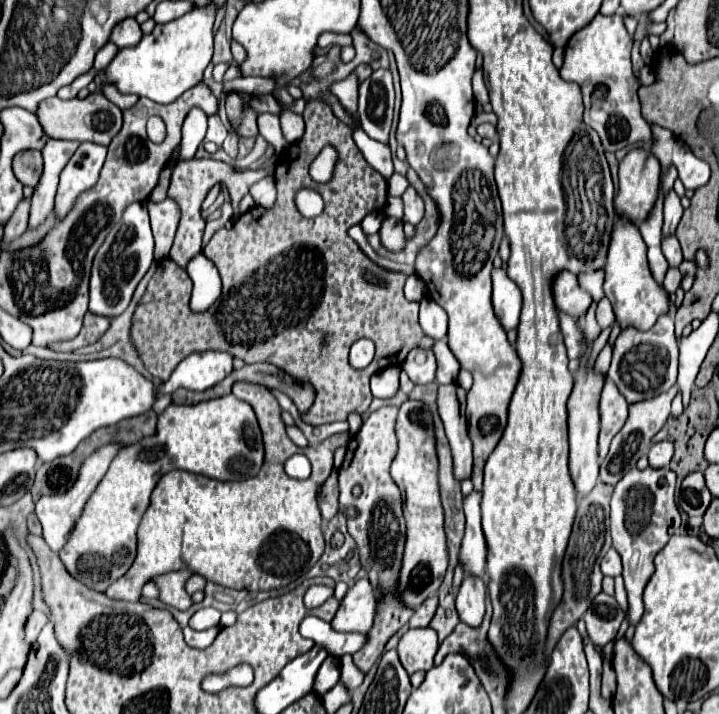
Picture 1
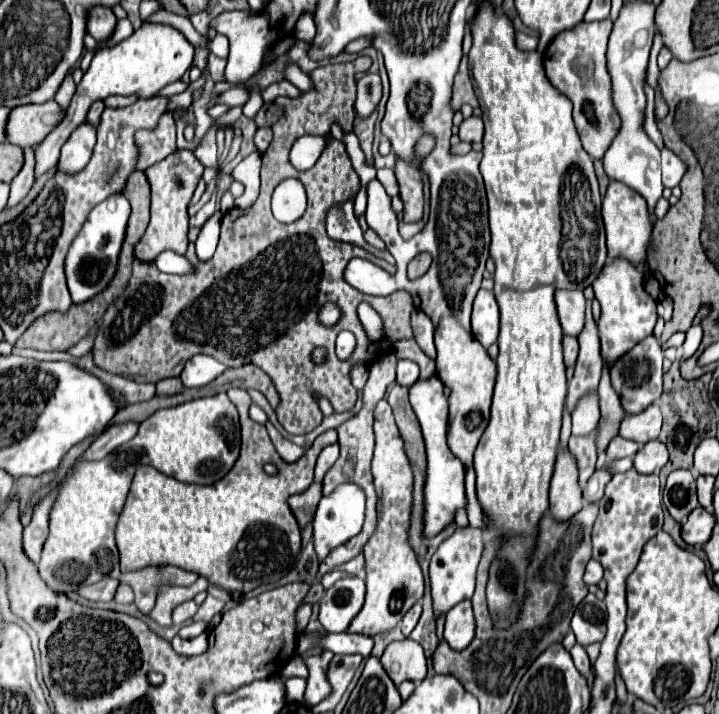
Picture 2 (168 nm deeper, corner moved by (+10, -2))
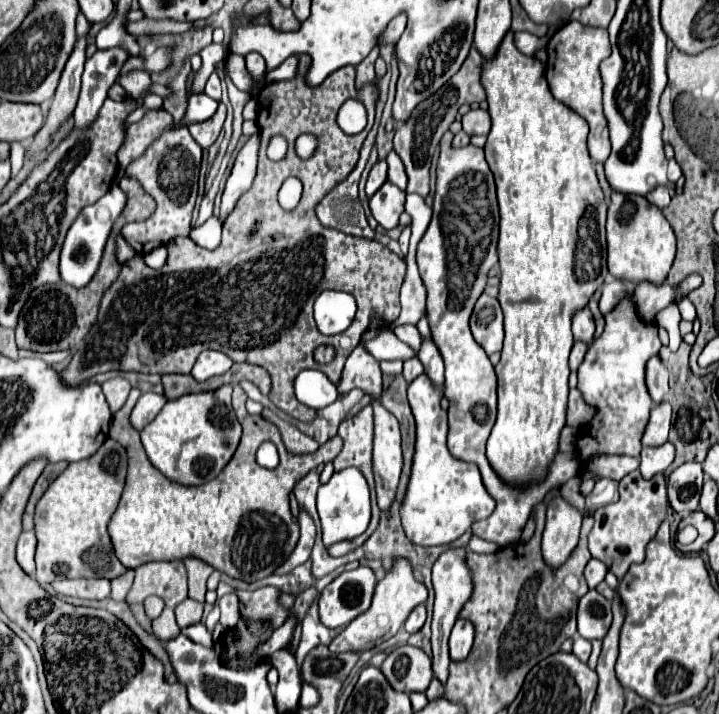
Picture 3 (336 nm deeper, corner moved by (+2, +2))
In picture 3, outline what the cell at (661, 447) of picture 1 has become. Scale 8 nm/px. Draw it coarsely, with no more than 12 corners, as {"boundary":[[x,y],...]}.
{"boundary":[[674,444],[642,448],[640,474],[652,478],[674,460]]}

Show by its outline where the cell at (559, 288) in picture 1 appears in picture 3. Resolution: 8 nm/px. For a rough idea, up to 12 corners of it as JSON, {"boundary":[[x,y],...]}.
{"boundary":[[588,306],[574,312],[574,340],[592,342],[594,318]]}

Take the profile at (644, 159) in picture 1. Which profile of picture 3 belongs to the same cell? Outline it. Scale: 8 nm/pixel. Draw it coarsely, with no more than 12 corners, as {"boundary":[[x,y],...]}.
{"boundary":[[612,192],[608,270],[666,280],[676,236],[644,196]]}

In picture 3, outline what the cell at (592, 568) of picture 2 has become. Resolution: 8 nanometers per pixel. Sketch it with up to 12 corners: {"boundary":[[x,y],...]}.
{"boundary":[[600,560],[588,562],[584,576],[588,586],[596,588],[608,568]]}

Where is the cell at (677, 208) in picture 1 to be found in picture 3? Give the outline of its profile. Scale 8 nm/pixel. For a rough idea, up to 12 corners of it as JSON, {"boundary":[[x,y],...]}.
{"boundary":[[666,186],[654,188],[646,198],[658,208],[670,204]]}

